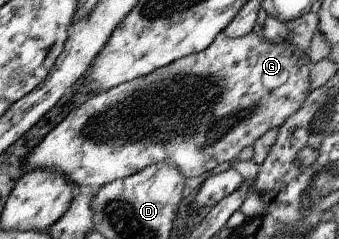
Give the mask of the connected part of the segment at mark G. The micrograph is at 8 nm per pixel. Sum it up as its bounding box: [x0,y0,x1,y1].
[24,32,314,188]

